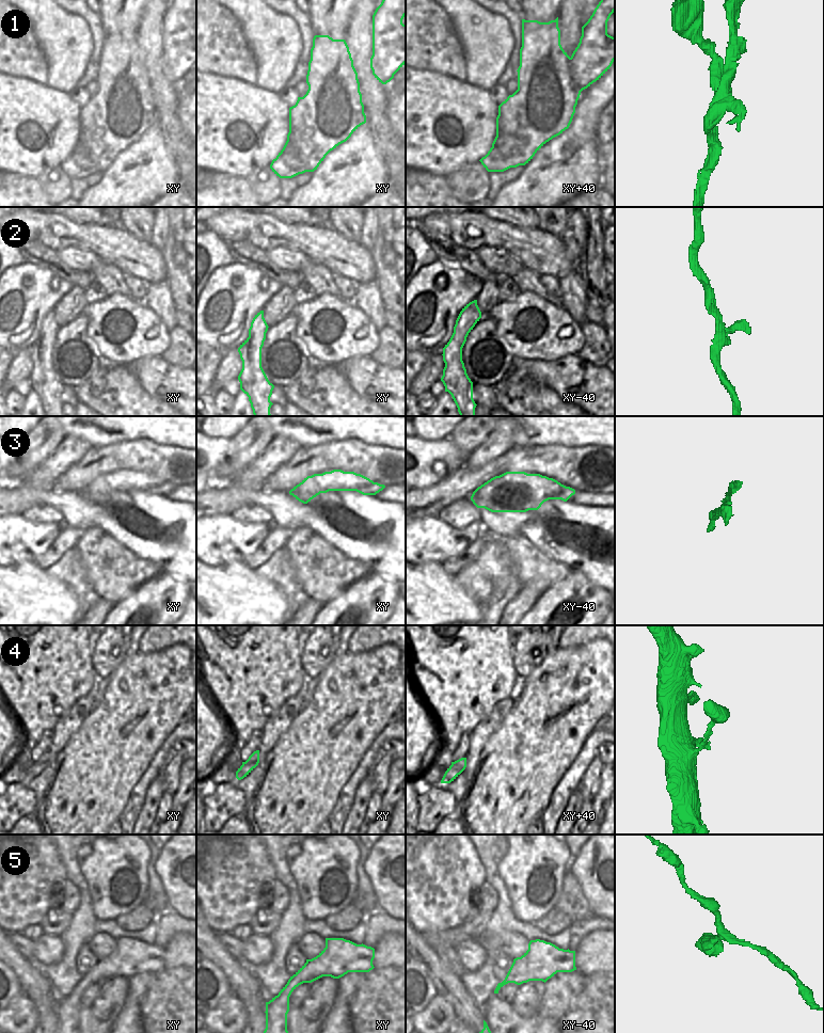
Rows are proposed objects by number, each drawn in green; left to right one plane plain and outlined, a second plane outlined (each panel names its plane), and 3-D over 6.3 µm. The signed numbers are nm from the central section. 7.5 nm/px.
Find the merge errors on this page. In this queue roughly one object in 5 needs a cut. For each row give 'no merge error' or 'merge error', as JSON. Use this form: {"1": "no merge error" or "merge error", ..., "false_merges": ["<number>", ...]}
{"1": "merge error", "2": "no merge error", "3": "no merge error", "4": "no merge error", "5": "no merge error", "false_merges": ["1"]}

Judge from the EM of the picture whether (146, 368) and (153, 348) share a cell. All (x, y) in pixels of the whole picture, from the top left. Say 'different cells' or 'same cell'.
different cells

